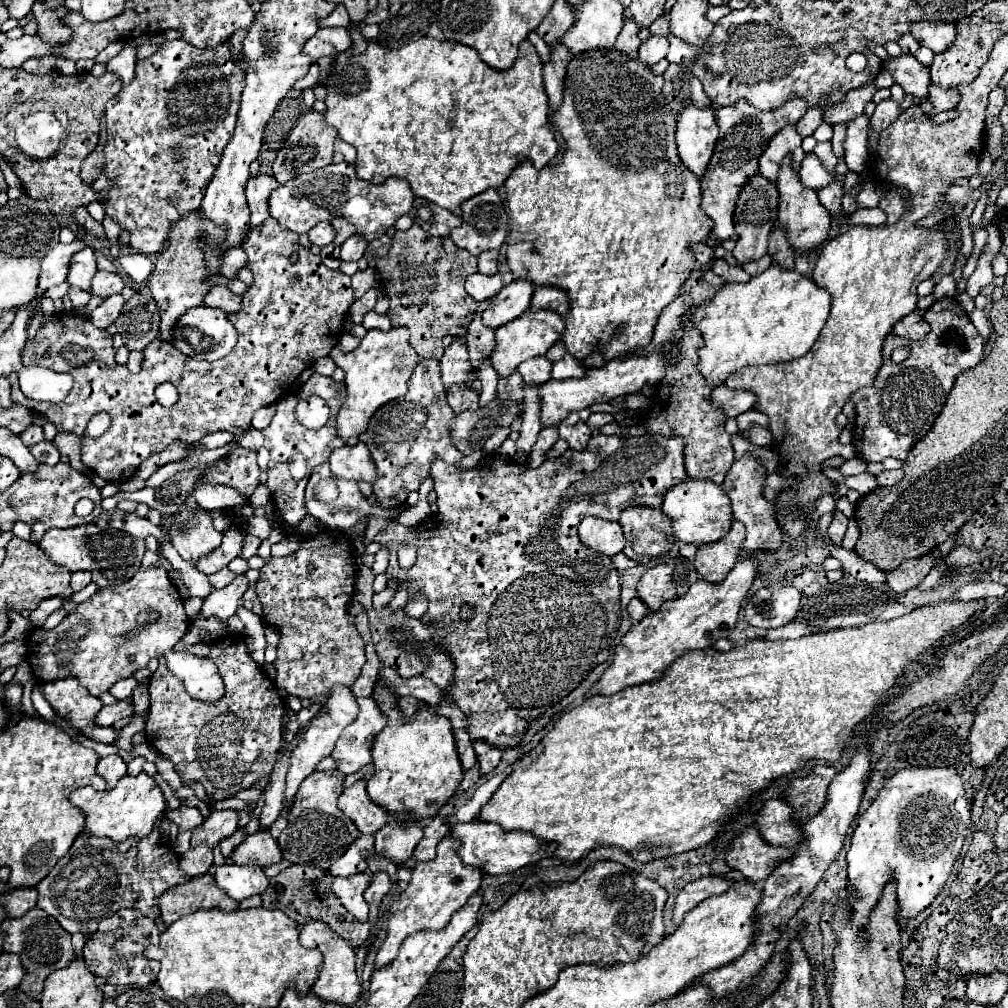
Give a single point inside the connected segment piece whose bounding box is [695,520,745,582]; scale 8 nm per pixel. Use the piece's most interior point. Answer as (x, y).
(713, 561)

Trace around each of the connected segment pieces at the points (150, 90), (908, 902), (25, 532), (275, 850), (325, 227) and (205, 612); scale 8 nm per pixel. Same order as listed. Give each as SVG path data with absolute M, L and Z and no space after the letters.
M167 40L153 56L137 62L133 82L107 102L105 118L109 140L105 144L103 172L93 182L93 188L97 190L99 202L105 204L105 212L121 228L131 232L131 248L141 250L141 254L159 252L169 226L201 206L205 186L235 130L241 90L245 86L243 74L227 42L213 50L197 50L185 40Z
M903 768L885 782L867 812L859 816L847 852L849 884L859 896L853 900L855 926L867 922L885 880L891 878L897 880L897 920L901 926L933 902L963 846L969 810L963 780L953 768Z
M15 522L13 524L13 530L11 530L17 538L21 538L21 540L25 540L25 542L35 542L33 538L31 538L31 526L27 524L27 522Z
M257 830L249 834L231 854L233 864L257 864L257 866L271 866L281 862L281 850L277 842L271 838L269 830Z
M319 222L317 226L313 226L309 230L309 240L311 244L317 244L317 246L327 246L331 244L335 238L335 228L329 224L329 222Z
M237 576L229 586L221 590L213 590L201 606L203 618L217 618L219 622L227 622L237 612L237 600L245 594L249 588L247 576Z

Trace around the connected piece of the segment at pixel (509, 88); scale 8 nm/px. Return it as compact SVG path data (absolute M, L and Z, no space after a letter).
M419 38L415 42L409 42L397 50L387 50L383 52L383 46L377 42L377 40L369 40L367 42L367 50L359 56L349 56L347 52L339 54L331 68L329 68L329 74L325 78L325 88L327 88L327 98L325 98L325 104L327 104L327 110L325 110L325 120L329 126L337 128L339 132L339 138L345 140L347 144L355 146L357 148L357 164L355 164L355 170L357 170L357 176L363 178L363 180L369 180L373 184L381 184L385 182L385 178L403 178L409 182L411 190L415 196L419 198L427 198L431 202L435 202L437 206L441 208L447 208L449 212L461 216L461 202L475 196L475 194L481 194L481 190L487 190L487 188L499 188L505 178L509 176L509 172L521 164L525 158L533 160L535 168L543 168L545 164L549 164L553 160L553 156L557 154L559 150L559 144L549 128L549 118L547 118L547 112L549 112L549 102L547 102L547 94L545 94L545 88L543 88L543 78L541 78L541 58L537 54L537 50L533 48L533 44L529 40L523 40L519 44L519 56L515 60L515 64L509 68L509 70L495 70L495 68L489 68L477 54L475 48L469 48L465 44L457 44L453 40L435 40L435 38Z

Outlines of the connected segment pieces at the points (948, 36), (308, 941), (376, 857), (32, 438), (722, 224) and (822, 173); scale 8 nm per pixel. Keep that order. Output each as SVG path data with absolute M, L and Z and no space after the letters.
M915 22L911 26L913 38L921 44L931 48L933 52L947 50L955 38L955 24L953 22Z
M309 918L305 922L305 926L299 928L299 942L305 948L317 948L323 954L321 972L319 972L313 988L311 988L313 994L317 994L319 998L323 998L327 1002L353 1004L361 994L361 986L359 986L357 974L355 974L355 952L353 952L353 948L339 934L335 934L329 924L325 924L323 920L315 920L315 918Z
M369 854L369 858L367 858L367 864L369 864L369 870L371 870L371 872L385 870L385 872L389 872L389 876L395 880L397 866L393 864L393 860L389 860L389 858L381 856L381 854Z
M31 424L31 426L27 426L21 434L17 434L19 438L21 438L21 442L25 444L25 446L33 446L33 444L37 444L37 442L43 442L43 428L41 426L37 426L37 424Z
M793 98L787 104L775 110L757 110L747 102L737 102L735 106L717 108L717 124L719 124L719 140L713 152L713 158L701 176L701 210L715 222L711 228L711 236L717 240L733 240L733 210L737 202L737 194L741 186L749 180L749 176L757 174L757 160L761 150L767 146L769 138L781 130L785 124L797 124L797 120L807 112L809 104L803 98Z
M815 152L805 154L805 158L801 162L799 176L807 188L815 188L815 190L819 190L821 186L829 186L829 182L833 182L833 176L823 166L823 162L815 156Z

